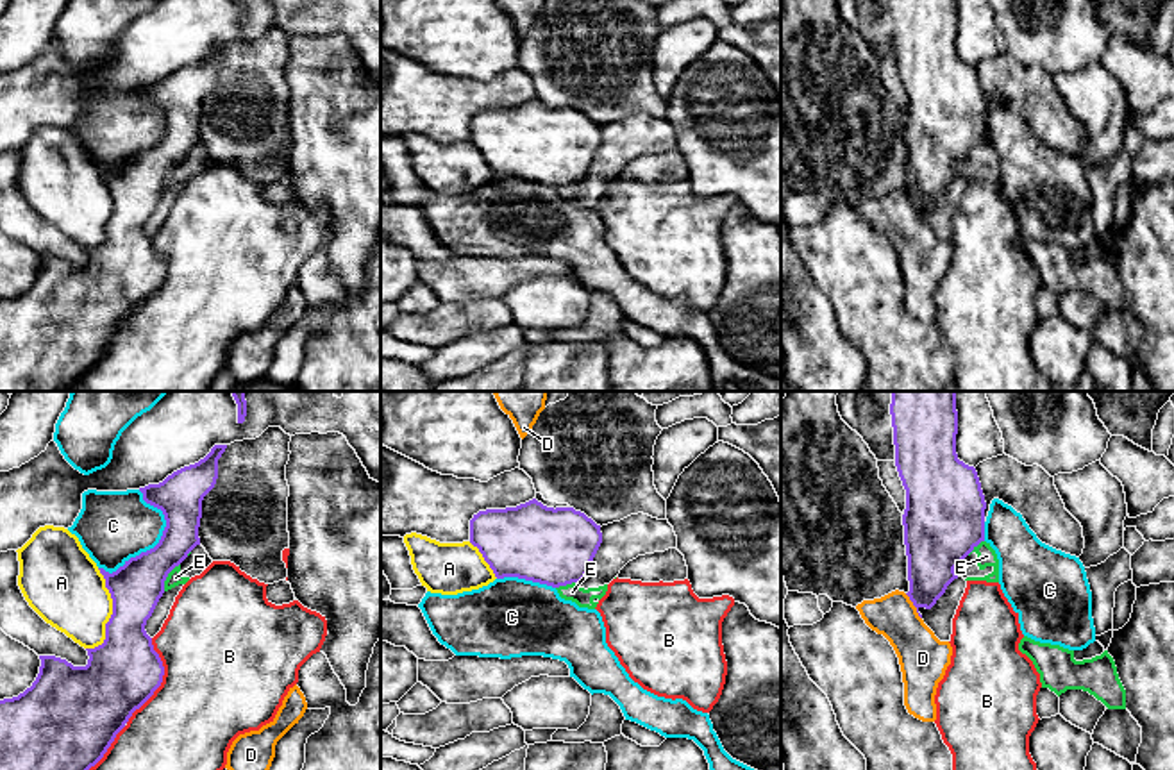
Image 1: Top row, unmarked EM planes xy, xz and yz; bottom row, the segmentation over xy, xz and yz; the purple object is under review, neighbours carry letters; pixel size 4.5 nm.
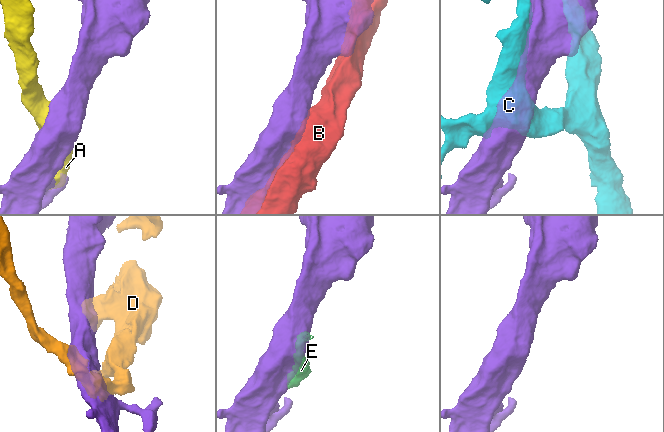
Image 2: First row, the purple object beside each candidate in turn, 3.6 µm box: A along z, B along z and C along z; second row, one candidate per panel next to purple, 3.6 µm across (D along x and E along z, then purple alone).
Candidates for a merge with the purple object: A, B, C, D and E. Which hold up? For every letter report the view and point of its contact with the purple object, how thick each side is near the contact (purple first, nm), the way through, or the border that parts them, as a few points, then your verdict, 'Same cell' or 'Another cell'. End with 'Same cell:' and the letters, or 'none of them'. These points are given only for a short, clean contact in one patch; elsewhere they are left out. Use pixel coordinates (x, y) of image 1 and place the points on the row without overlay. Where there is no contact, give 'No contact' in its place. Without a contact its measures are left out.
A: Touches purple at xy (113, 213). Thickness 300 nm (purple) against 340 nm. Another cell
B: Touches purple at xy (161, 281). Thickness 320 nm (purple) against 480 nm. Another cell
C: Touches purple at xy (158, 143). Thickness 240 nm (purple) against 320 nm. Another cell
D: Touches purple at yz (914, 204). Thickness 240 nm (purple) against 220 nm. Another cell
E: Touches purple at xy (167, 175). Thickness 240 nm (purple) against 70 nm. Boundary: xy (179, 163), (168, 174), (163, 190). Another cell
Same cell: none of them

